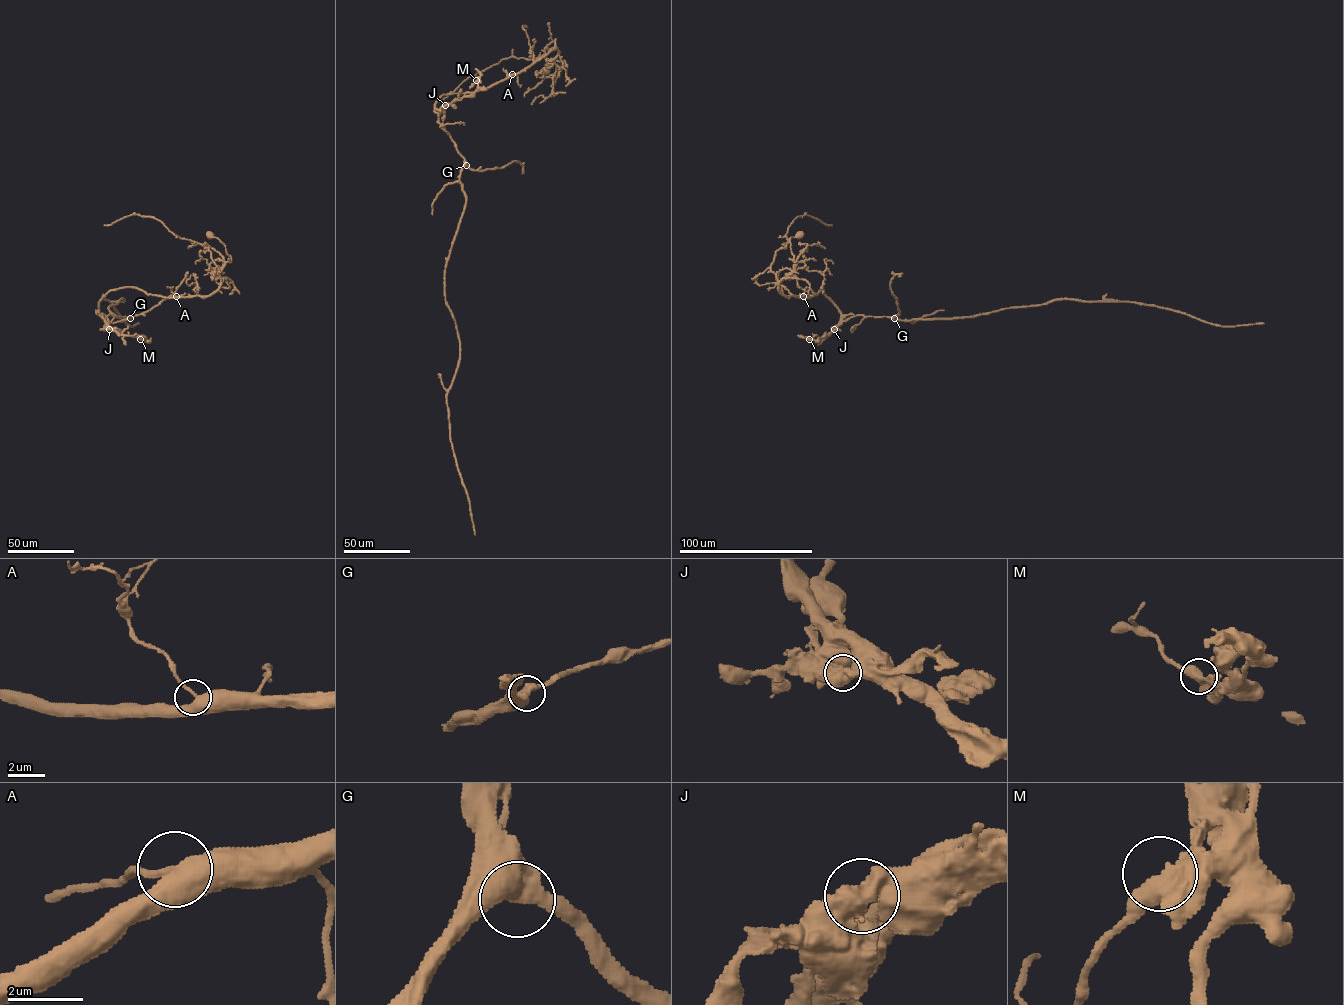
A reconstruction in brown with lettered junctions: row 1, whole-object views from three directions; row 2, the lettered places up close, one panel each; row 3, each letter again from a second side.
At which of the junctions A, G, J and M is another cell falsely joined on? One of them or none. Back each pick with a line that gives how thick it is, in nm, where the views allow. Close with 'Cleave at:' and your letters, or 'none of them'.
J: 900 nm
Cleave at: J

